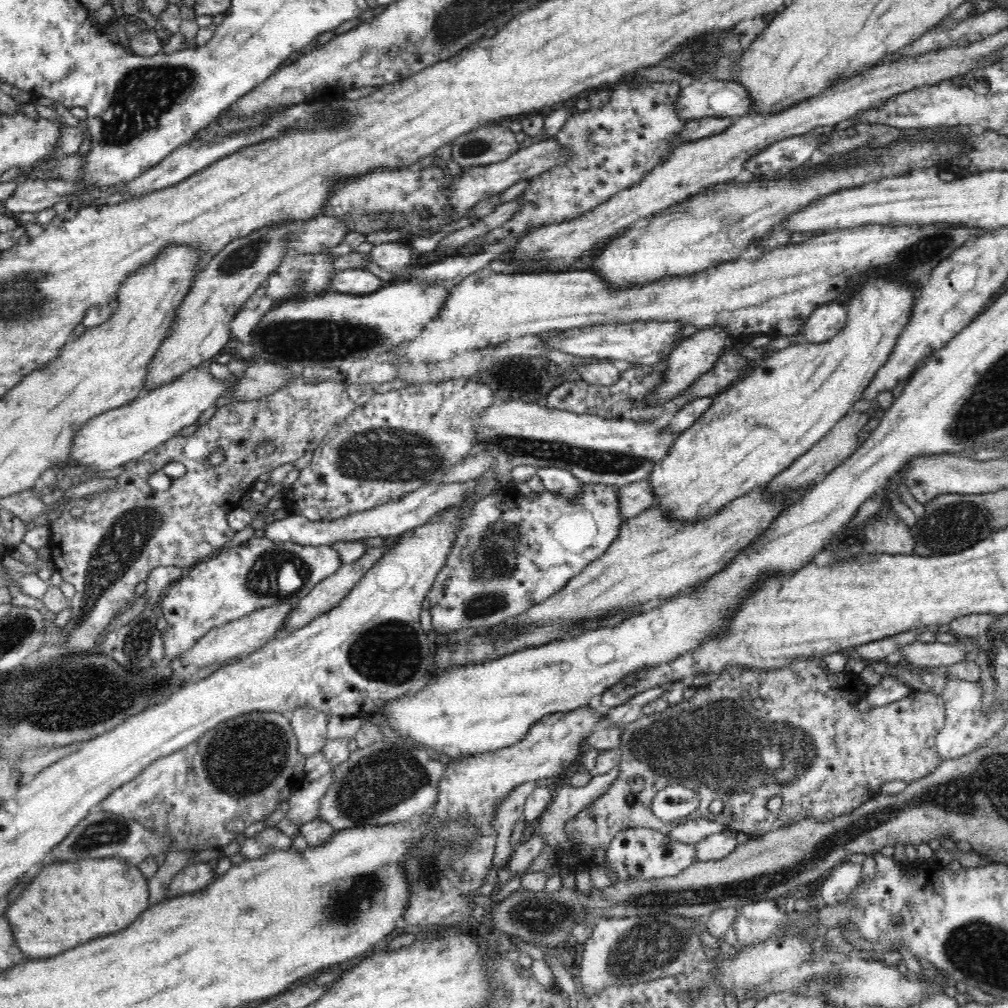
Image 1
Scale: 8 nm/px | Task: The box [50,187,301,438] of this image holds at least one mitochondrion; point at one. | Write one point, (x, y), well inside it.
(244, 255)

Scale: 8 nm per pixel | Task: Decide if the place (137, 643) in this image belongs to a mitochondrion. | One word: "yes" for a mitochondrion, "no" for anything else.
yes

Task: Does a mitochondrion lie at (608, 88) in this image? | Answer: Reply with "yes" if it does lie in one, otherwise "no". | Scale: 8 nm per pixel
no

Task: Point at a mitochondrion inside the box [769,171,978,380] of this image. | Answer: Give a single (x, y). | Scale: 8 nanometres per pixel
(926, 250)

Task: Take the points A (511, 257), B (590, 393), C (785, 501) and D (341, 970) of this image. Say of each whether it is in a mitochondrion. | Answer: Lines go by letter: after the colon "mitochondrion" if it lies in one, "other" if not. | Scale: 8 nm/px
A: other
B: other
C: other
D: other

